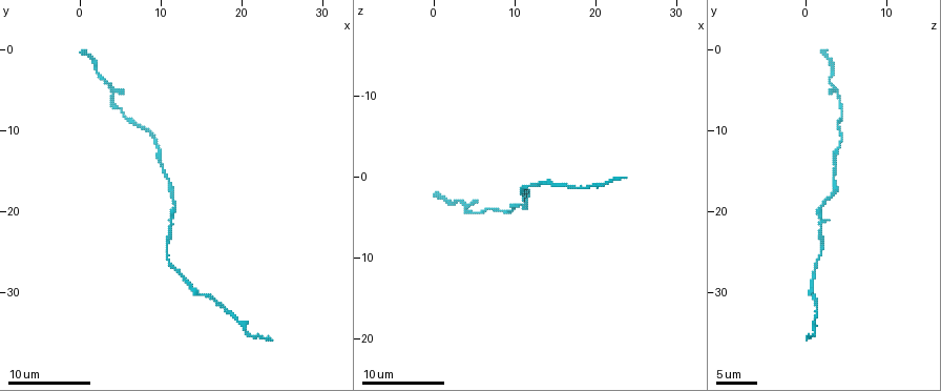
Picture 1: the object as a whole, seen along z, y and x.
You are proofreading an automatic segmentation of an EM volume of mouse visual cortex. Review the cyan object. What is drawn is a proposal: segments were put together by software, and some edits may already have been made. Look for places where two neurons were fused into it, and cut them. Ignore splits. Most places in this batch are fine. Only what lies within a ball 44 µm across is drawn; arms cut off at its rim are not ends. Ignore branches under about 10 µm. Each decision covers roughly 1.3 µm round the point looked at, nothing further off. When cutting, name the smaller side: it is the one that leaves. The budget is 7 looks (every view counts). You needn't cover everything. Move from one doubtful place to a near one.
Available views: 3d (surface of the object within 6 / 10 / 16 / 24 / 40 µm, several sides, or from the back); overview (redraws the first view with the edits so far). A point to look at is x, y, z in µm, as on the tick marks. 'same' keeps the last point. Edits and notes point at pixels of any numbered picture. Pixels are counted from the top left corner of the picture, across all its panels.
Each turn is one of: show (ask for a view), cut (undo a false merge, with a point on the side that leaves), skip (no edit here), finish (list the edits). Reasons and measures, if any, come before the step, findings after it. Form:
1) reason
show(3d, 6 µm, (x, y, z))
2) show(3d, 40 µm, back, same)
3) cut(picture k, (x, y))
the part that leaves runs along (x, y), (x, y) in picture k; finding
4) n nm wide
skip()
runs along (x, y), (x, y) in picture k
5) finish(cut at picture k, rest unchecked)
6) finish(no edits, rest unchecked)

thin neck
show(3d, 10 µm, (4.0, 5.8, 4.2))

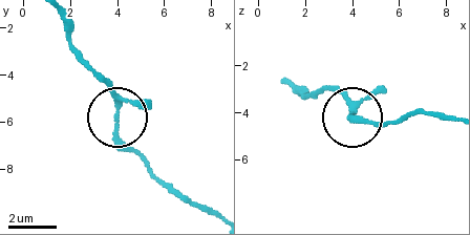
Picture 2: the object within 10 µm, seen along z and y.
show(3d, 10 µm, back, same)

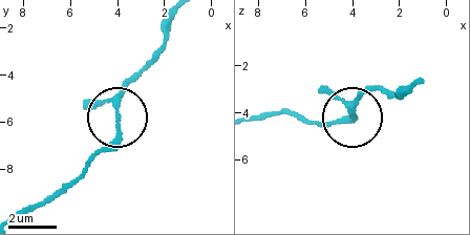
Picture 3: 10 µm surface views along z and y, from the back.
skip()
runs along (254, 118), (290, 111), (338, 124), (366, 89) in picture 3; continuous, no second neuron

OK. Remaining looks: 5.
sudden change in width
show(3d, 10 µm, (10.2, 14.4, 3.4))

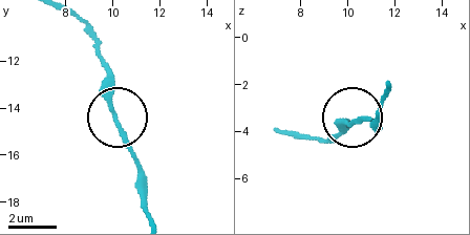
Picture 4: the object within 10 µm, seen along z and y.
skip()
runs along (150, 215), (139, 161), (112, 106), (106, 61) in picture 4; all the same neuron

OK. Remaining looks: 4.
thick turns thin
show(3d, 10 µm, (15.0, 30.2, 1.2))

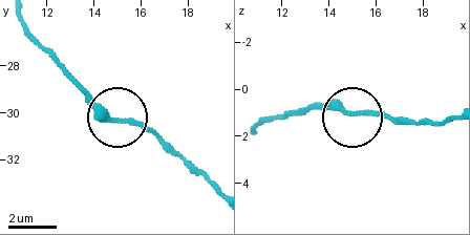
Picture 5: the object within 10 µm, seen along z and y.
skip()
one neuron here

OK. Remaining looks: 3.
two arms in line, one across
show(3d, 10 µm, (11.4, 22.4, 1.6))

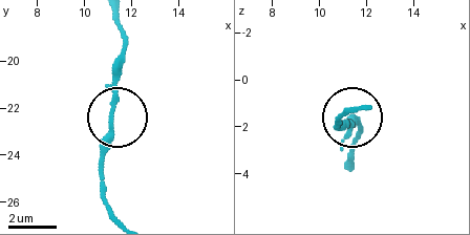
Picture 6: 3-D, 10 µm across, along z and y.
skip()
runs along (126, 35), (102, 187) in picture 6; all the same neuron

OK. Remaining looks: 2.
finish(no edits, rest unchecked)

